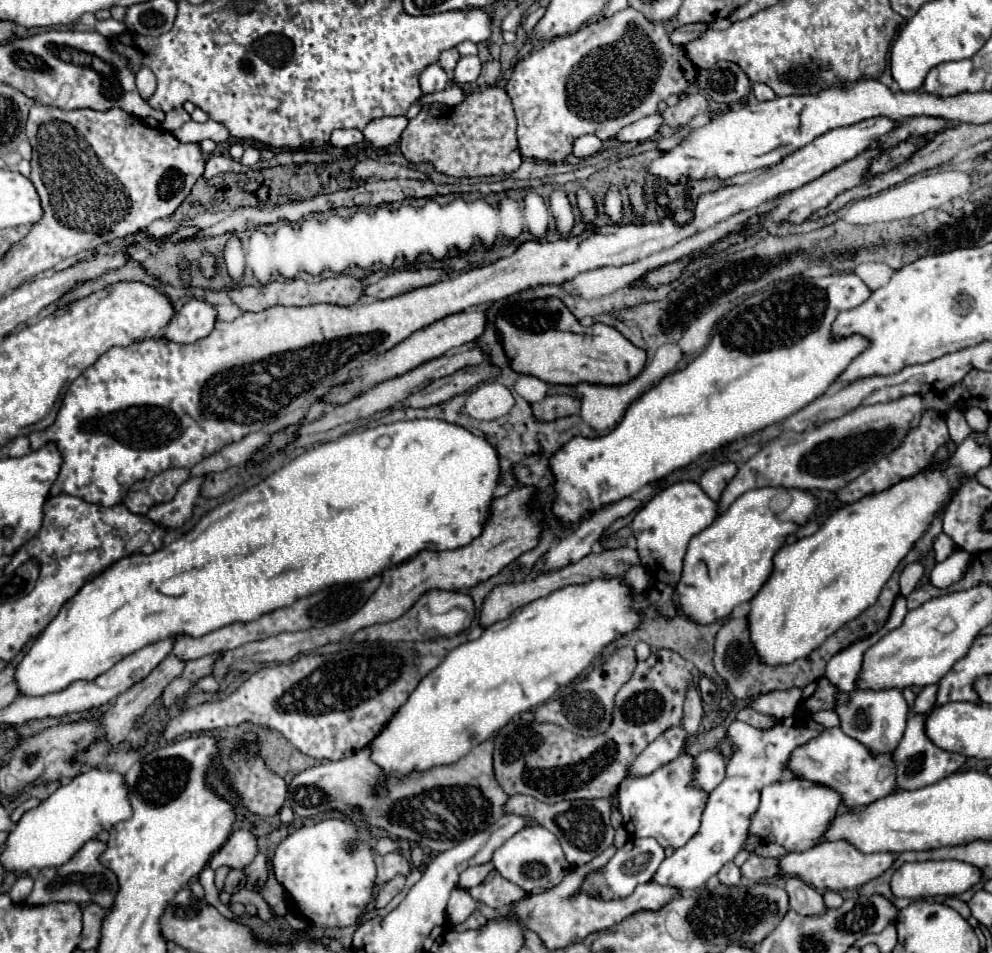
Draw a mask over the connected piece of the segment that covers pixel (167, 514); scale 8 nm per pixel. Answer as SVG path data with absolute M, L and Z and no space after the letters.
M190 477L186 483L182 483L178 487L178 493L174 495L172 501L152 507L148 511L148 517L156 525L166 527L166 529L180 527L192 515L192 507L194 507L194 501L198 497L200 485L202 485L202 477Z

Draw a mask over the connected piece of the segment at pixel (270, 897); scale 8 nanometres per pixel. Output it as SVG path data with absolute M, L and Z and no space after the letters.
M266 860L268 869L268 879L261 890L261 895L266 899L266 903L270 903L272 909L276 909L278 913L284 911L284 899L282 899L282 885L274 879L274 872L270 861Z

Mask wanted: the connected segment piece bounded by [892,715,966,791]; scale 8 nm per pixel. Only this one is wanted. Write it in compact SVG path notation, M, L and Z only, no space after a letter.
M910 715L908 717L908 725L906 725L906 733L900 741L900 747L892 753L892 761L896 765L896 791L912 791L912 789L920 789L926 785L932 785L952 773L956 773L966 757L958 755L958 753L948 753L940 747L936 747L924 733L924 717L926 715Z

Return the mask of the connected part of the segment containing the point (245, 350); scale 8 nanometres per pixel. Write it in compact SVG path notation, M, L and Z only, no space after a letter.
M872 117L850 127L828 131L828 135L814 139L794 155L780 161L780 165L774 165L772 171L756 175L754 179L742 185L730 185L714 193L700 195L694 207L694 219L686 225L676 225L672 223L672 217L666 217L664 221L658 223L630 223L630 225L606 225L600 229L586 229L578 237L570 235L558 241L528 241L522 243L510 257L504 257L492 265L480 265L464 273L454 273L452 277L446 277L434 285L420 287L416 291L408 291L392 299L364 303L358 307L340 307L340 305L270 307L268 311L260 313L244 313L242 317L230 323L216 323L214 331L208 337L198 339L196 343L190 345L164 343L164 339L148 339L148 341L136 341L132 343L132 347L126 349L114 347L108 353L104 353L92 367L88 367L76 381L72 381L62 399L62 407L58 411L54 425L50 425L46 431L32 433L28 437L30 449L36 451L52 441L62 455L60 475L52 485L50 495L68 493L84 499L86 503L94 503L100 507L118 505L124 501L134 481L150 479L160 471L166 471L168 467L192 469L196 463L200 463L200 459L224 447L224 443L242 439L248 433L260 431L264 425L278 421L278 415L282 411L286 417L298 407L314 403L316 399L320 399L320 395L324 395L324 391L328 391L328 387L332 387L332 383L340 383L340 379L356 371L356 367L362 367L364 363L376 359L376 355L382 355L384 351L392 349L396 343L404 341L414 331L428 327L438 319L444 319L452 313L460 313L466 309L474 309L484 303L504 299L528 287L544 283L558 285L576 277L582 271L608 267L608 265L634 263L656 251L668 249L678 241L692 237L738 211L754 209L768 199L774 199L782 193L794 191L818 179L820 175L832 171L834 167L870 149L886 133L894 131L904 121L906 119Z

